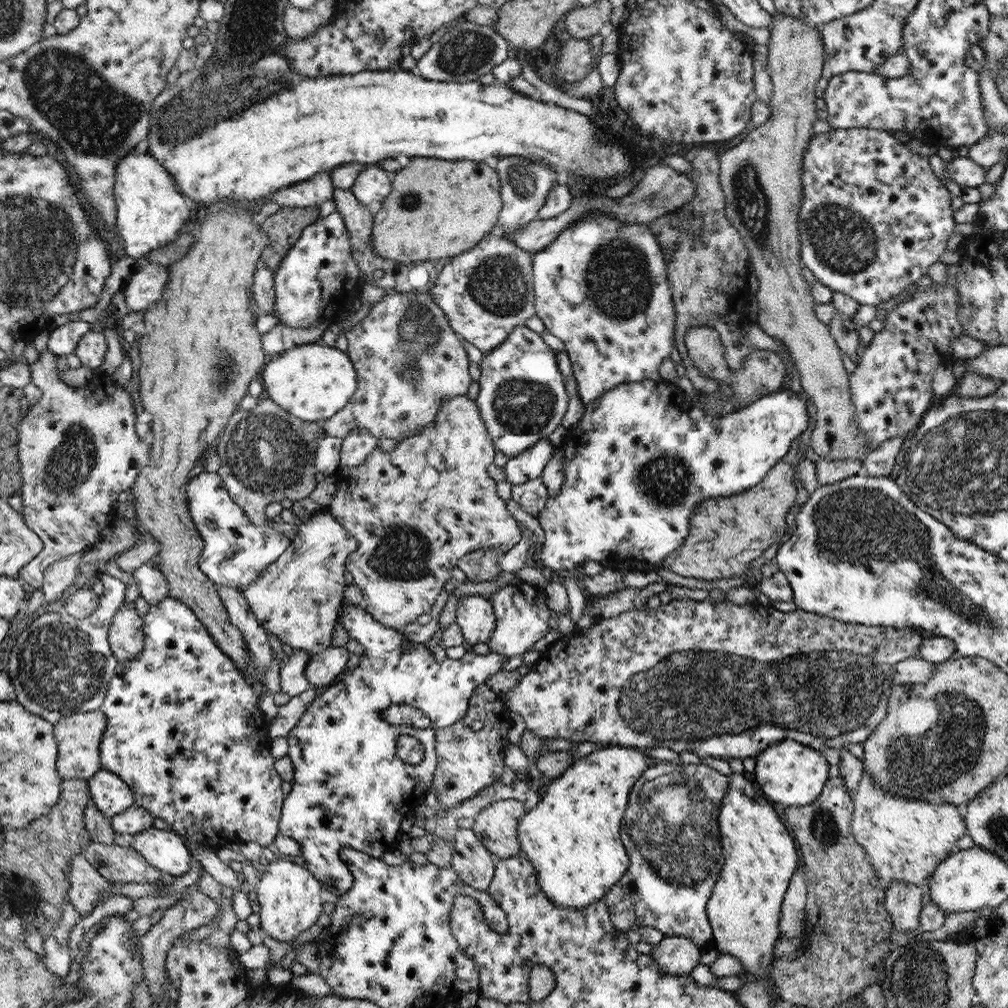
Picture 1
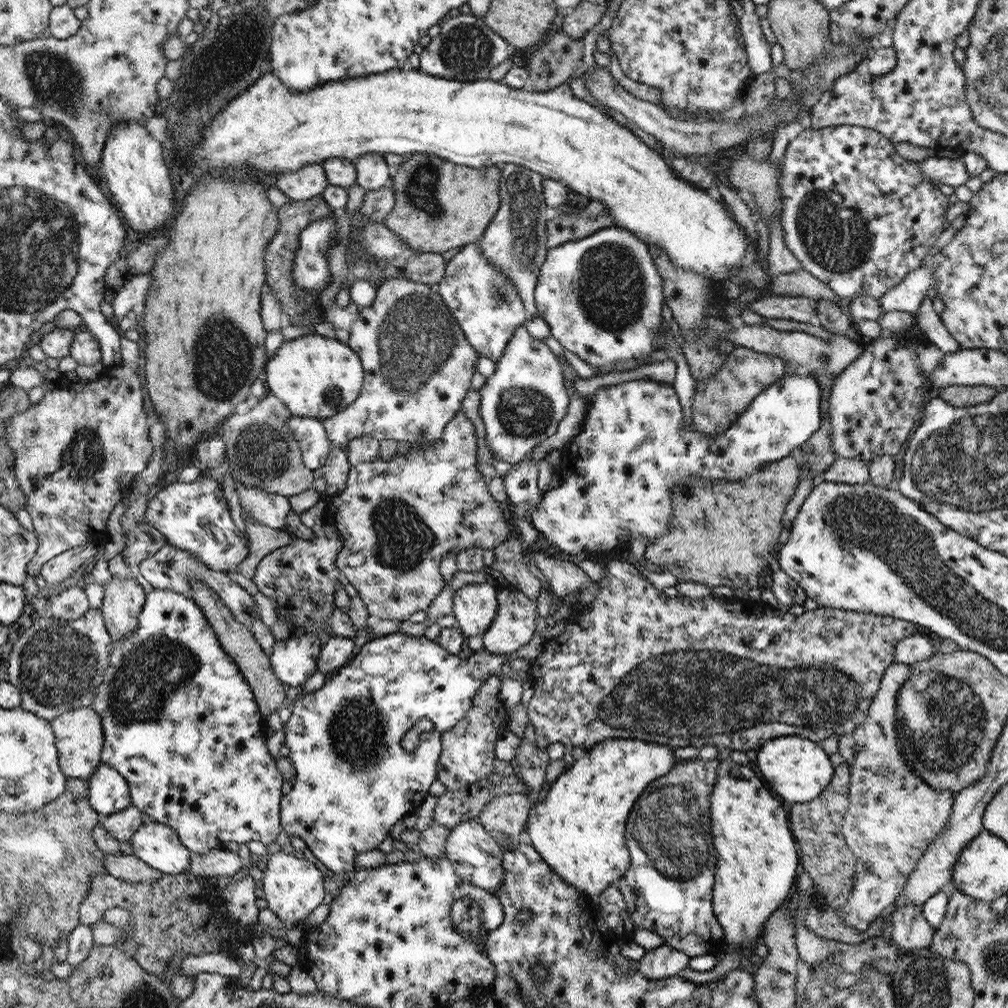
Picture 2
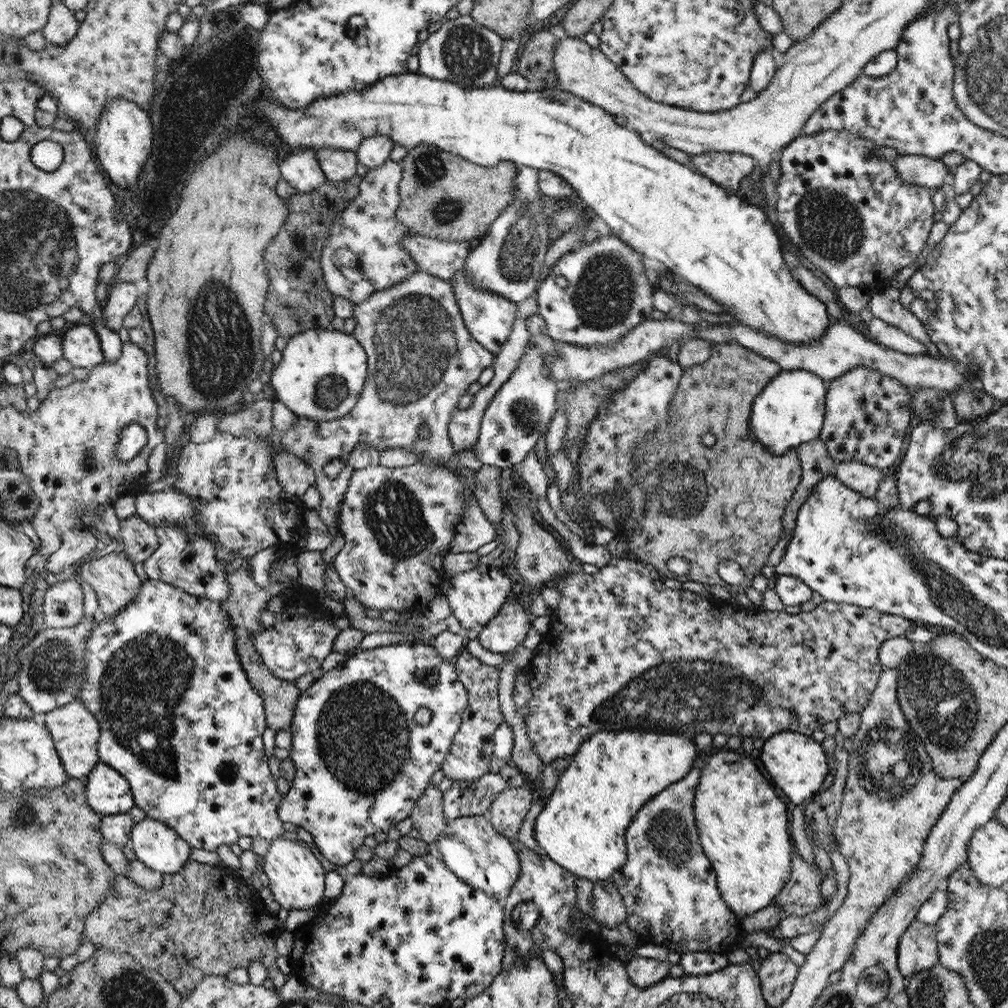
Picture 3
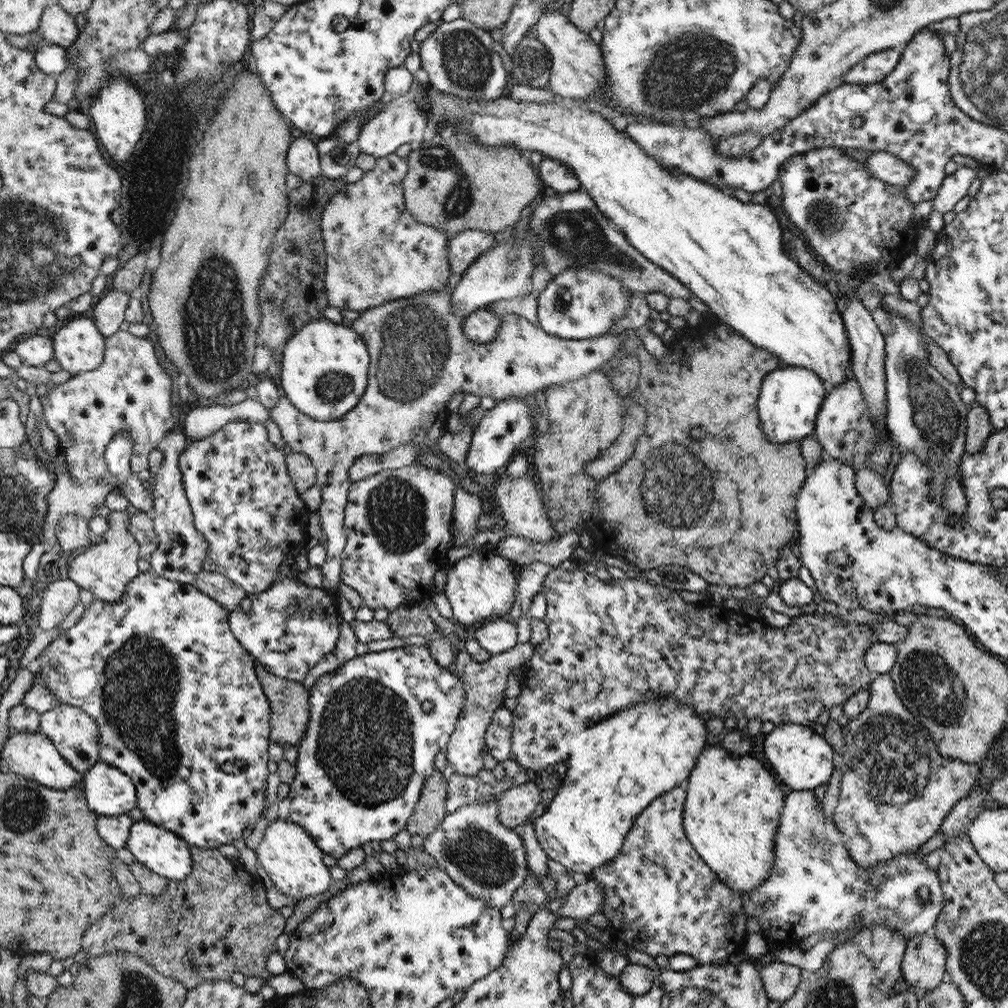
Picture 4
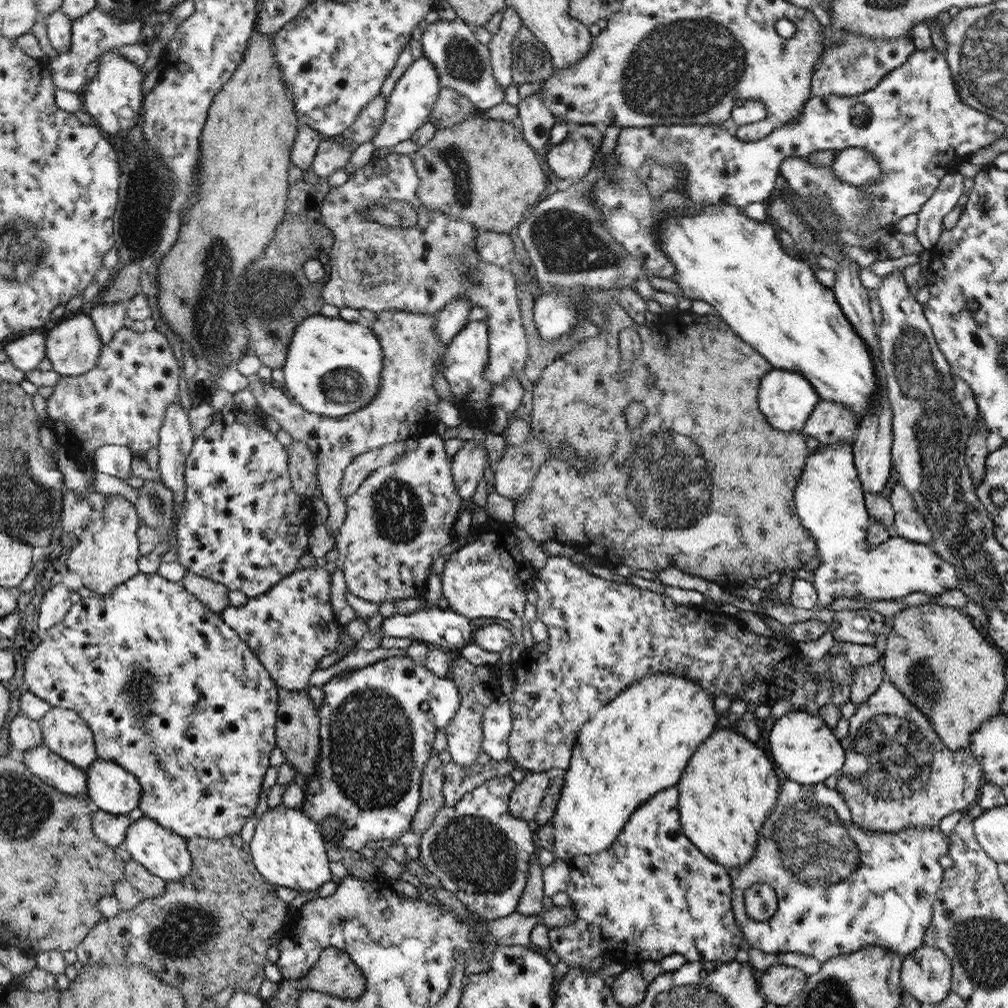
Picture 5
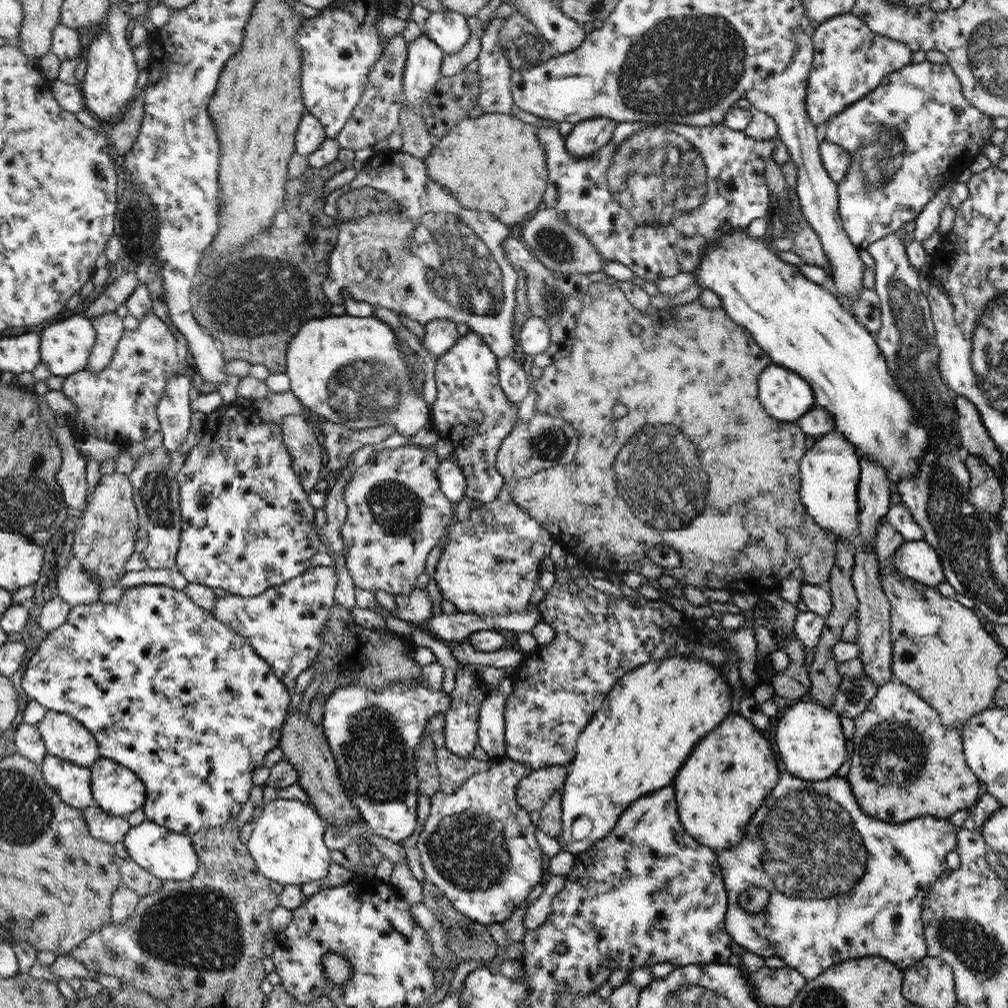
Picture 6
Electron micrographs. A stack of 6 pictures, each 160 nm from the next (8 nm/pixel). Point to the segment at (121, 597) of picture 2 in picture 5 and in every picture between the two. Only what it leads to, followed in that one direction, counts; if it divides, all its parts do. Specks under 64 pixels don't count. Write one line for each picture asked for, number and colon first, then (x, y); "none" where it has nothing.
3: (114, 578)
4: (107, 568)
5: (108, 557)

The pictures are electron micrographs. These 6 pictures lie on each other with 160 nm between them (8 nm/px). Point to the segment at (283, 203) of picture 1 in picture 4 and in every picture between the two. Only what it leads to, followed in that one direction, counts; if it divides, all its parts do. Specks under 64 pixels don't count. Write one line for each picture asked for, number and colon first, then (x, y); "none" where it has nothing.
2: (311, 180)
3: (301, 169)
4: (303, 156)

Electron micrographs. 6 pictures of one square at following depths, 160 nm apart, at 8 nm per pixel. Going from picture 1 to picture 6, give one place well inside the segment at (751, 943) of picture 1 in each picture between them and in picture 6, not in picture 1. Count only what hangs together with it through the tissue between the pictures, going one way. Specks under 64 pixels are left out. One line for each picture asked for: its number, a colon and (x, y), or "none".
2: (758, 858)
3: (743, 829)
4: (731, 819)
5: (729, 788)
6: (734, 769)

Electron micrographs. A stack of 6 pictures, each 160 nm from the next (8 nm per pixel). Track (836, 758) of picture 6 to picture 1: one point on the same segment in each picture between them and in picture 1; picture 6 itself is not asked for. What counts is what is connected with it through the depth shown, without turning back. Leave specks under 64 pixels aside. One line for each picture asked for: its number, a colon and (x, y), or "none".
1: (791, 774)
2: (798, 770)
3: (796, 762)
4: (803, 760)
5: (803, 746)

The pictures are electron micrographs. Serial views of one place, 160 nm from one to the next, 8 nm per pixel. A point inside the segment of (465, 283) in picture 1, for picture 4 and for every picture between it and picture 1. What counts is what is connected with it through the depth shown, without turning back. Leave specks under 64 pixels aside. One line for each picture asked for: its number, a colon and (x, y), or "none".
2: (485, 302)
3: (490, 317)
4: (482, 326)

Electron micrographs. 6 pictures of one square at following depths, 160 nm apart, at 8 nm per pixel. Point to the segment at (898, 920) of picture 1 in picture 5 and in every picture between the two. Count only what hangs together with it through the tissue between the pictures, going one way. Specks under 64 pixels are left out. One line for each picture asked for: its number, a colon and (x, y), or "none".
2: (910, 930)
3: (919, 948)
4: (924, 966)
5: (927, 973)

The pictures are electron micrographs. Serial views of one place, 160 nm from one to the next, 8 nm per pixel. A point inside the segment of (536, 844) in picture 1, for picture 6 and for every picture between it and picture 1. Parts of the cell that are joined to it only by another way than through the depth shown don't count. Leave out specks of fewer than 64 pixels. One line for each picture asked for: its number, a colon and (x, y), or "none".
2: (578, 826)
3: (582, 827)
4: (617, 767)
5: (639, 744)
6: (635, 744)

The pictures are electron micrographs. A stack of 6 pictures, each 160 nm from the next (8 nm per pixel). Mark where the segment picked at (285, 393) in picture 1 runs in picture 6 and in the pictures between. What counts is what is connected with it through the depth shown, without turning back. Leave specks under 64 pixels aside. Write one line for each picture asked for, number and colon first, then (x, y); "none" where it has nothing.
2: (315, 376)
3: (322, 372)
4: (324, 371)
5: (333, 367)
6: (348, 370)

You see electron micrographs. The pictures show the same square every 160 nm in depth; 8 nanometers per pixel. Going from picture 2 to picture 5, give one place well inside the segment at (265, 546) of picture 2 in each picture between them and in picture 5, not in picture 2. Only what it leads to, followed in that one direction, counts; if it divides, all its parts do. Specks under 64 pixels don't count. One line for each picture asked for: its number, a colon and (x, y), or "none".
3: (246, 601)
4: (229, 594)
5: (214, 594)

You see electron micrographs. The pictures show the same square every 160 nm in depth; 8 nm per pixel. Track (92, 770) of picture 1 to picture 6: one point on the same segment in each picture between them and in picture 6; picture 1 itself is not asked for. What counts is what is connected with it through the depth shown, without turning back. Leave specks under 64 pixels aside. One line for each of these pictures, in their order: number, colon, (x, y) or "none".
2: (81, 736)
3: (78, 731)
4: (77, 733)
5: (67, 732)
6: (67, 737)

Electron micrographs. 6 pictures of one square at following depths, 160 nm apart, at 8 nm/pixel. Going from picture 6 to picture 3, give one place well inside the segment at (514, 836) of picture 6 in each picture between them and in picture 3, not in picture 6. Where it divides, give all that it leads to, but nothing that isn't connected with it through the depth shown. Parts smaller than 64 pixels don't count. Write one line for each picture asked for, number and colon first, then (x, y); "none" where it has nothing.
3: (470, 847)
4: (487, 859)
5: (480, 852)

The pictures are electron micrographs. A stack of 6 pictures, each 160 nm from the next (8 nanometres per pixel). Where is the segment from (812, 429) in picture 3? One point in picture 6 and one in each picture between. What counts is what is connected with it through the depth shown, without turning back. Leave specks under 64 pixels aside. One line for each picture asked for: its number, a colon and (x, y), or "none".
4: (790, 400)
5: (787, 399)
6: (786, 394)

